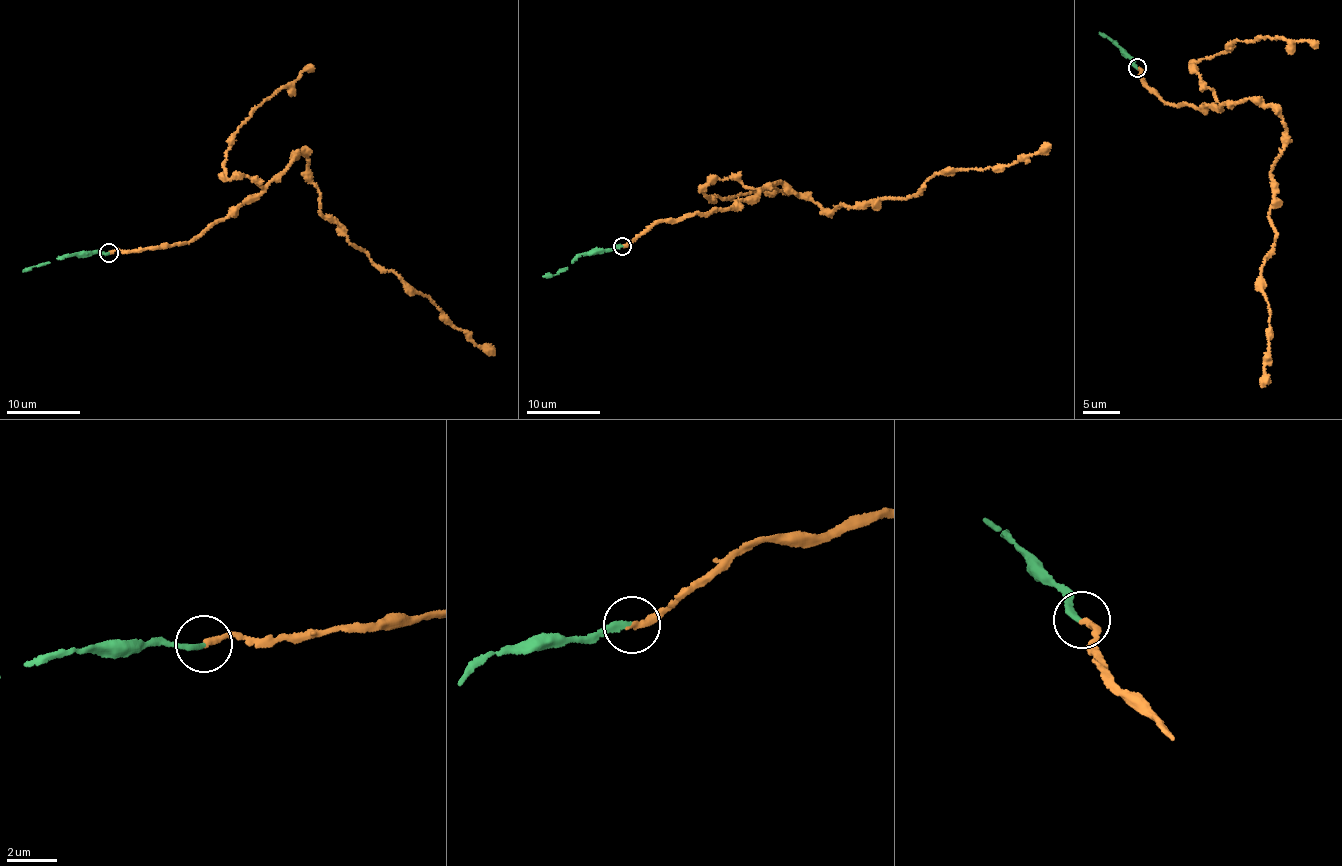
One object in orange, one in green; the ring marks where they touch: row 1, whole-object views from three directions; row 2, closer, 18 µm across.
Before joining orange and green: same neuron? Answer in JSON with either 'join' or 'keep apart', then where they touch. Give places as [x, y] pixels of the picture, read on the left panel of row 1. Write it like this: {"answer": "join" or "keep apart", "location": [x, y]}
{"answer": "join", "location": [109, 252]}

